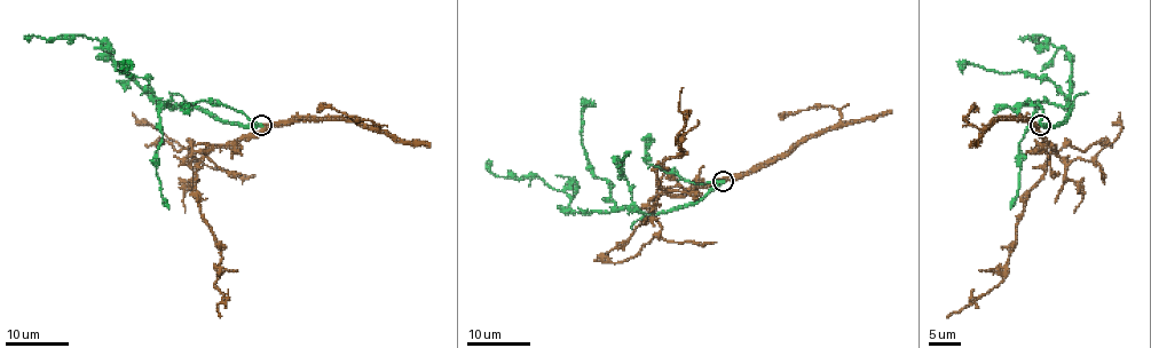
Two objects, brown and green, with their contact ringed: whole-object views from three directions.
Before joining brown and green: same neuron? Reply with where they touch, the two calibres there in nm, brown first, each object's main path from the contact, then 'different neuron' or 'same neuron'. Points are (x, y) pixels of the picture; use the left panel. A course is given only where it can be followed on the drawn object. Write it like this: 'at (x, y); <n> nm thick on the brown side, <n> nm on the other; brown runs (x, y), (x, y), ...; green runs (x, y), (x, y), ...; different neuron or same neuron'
at (261, 125); 440 nm thick on the brown side, 320 nm on the other; brown runs (261, 125), (254, 133), (213, 145), (196, 176), (200, 215), (221, 255), (215, 285), (223, 293), (220, 317); green runs (261, 125), (217, 118), (192, 105), (158, 104), (113, 60), (108, 47), (95, 39), (77, 36), (28, 39); same neuron

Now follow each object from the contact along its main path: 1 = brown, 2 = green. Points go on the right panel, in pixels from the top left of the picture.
1: (1039, 125), (1039, 133), (1053, 145), (1043, 176), (1027, 194), (1007, 275), (946, 317)
2: (1040, 125), (1059, 124), (1071, 112), (1071, 60), (1048, 39), (1018, 39)

